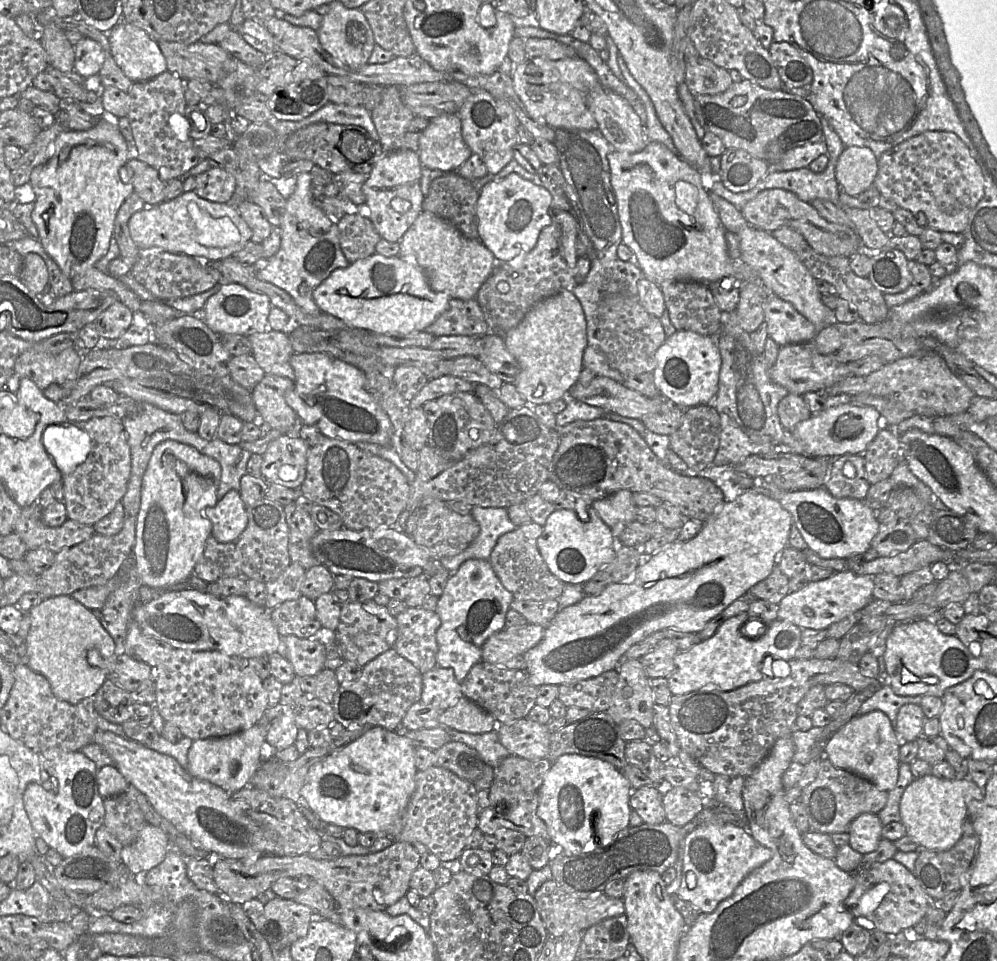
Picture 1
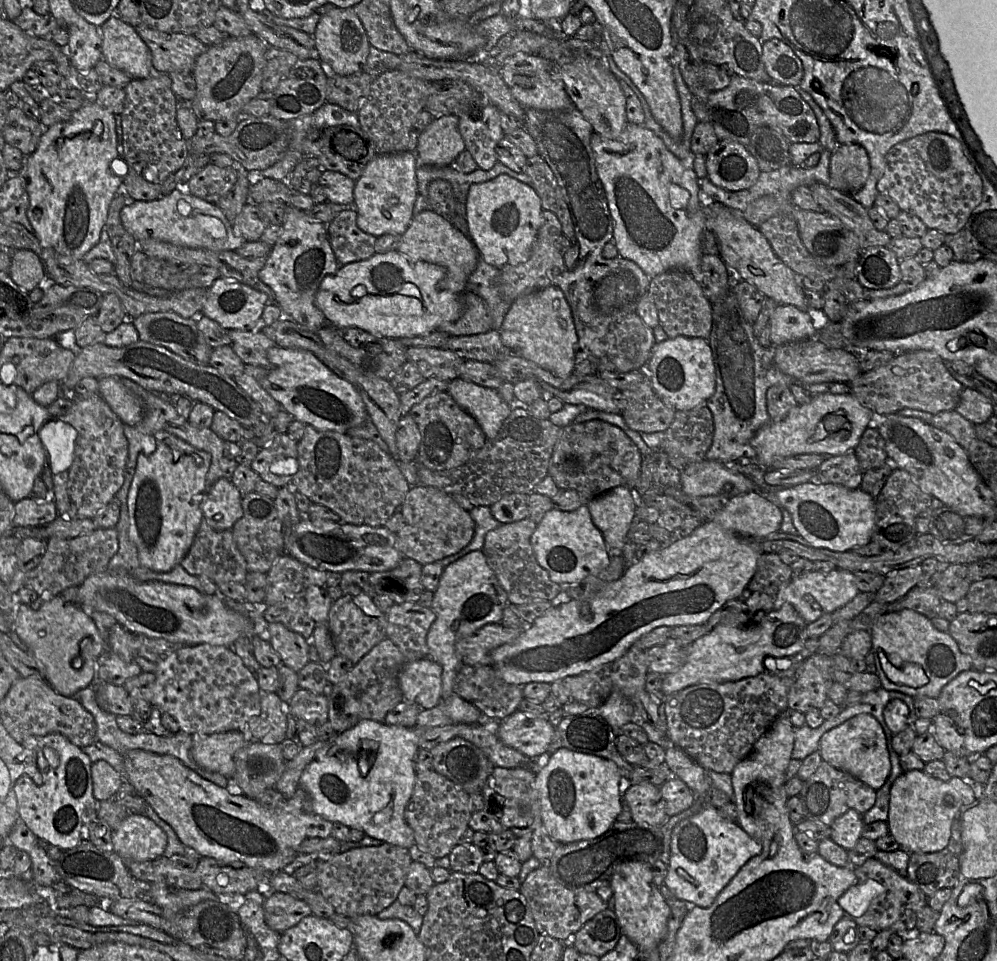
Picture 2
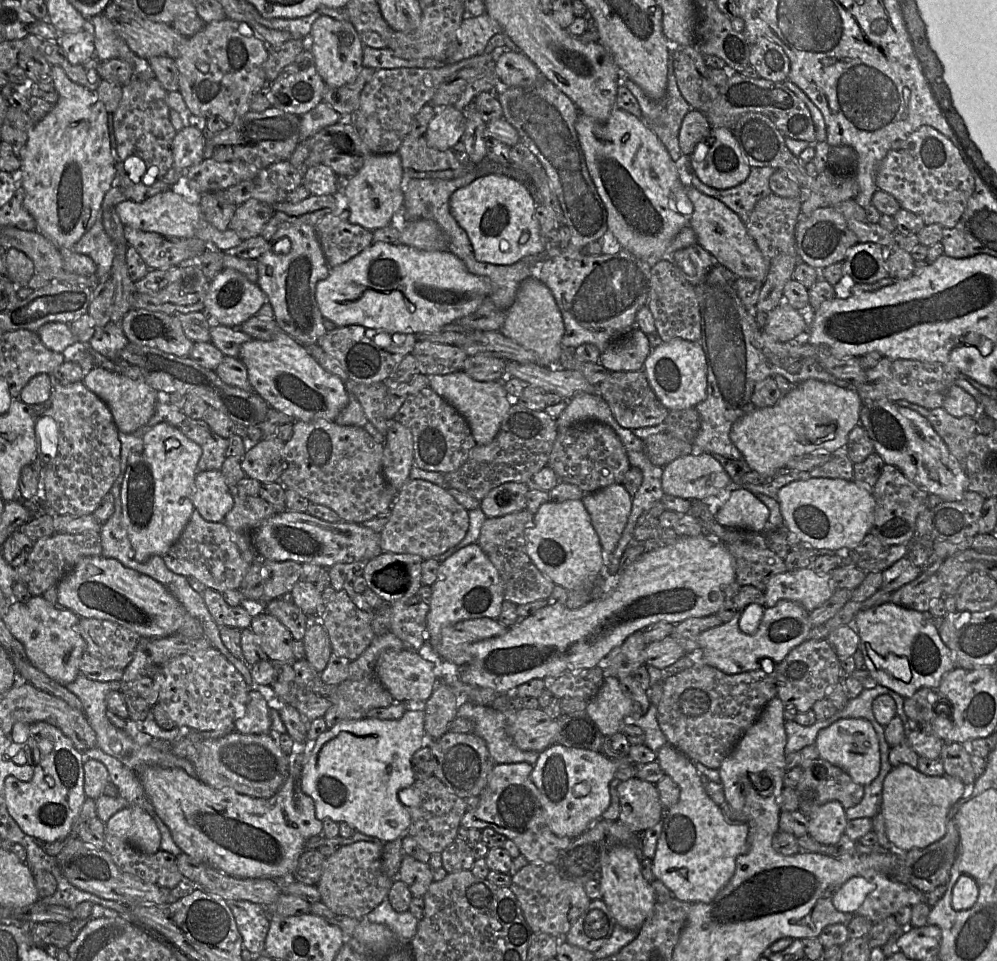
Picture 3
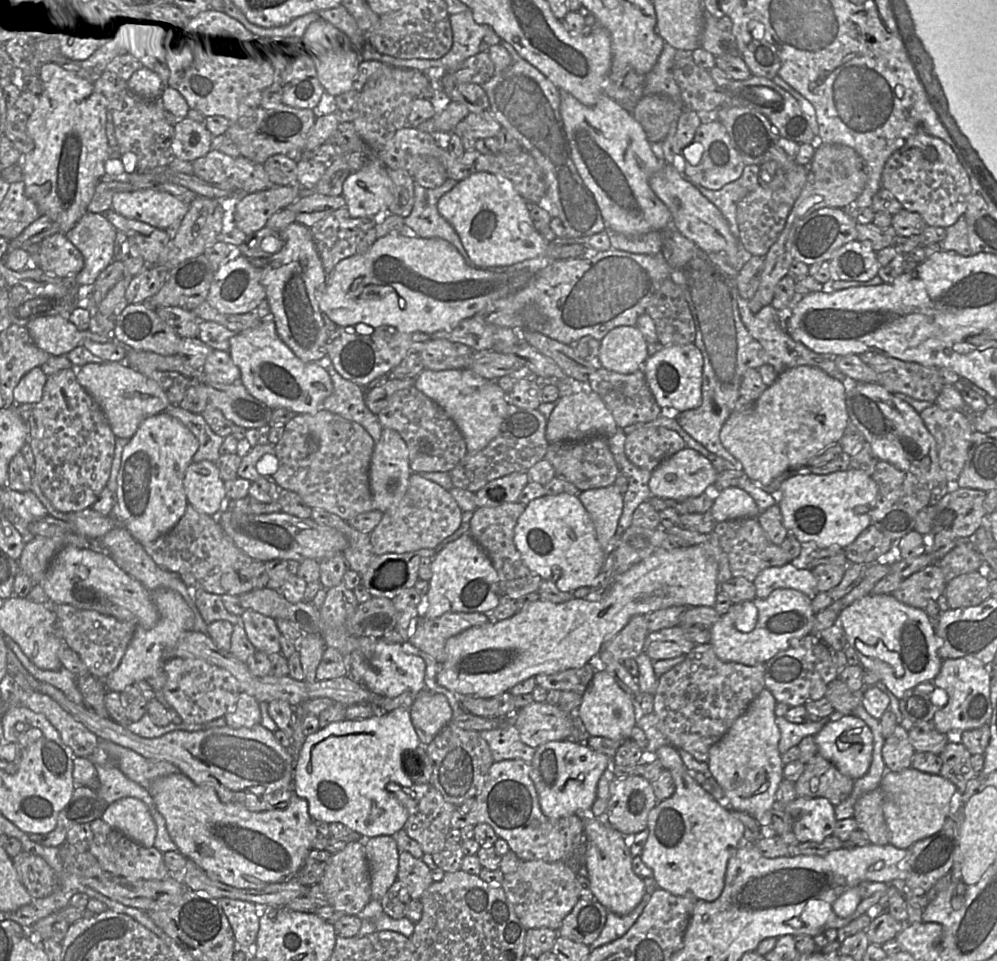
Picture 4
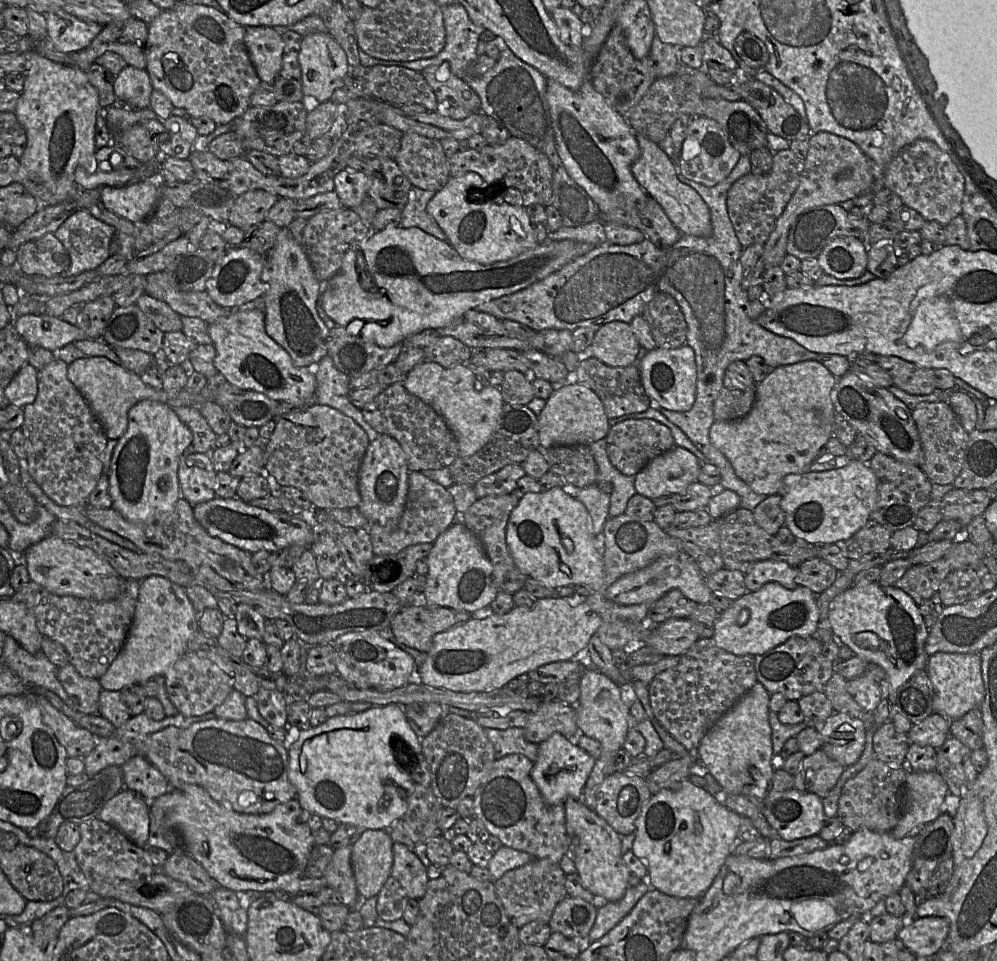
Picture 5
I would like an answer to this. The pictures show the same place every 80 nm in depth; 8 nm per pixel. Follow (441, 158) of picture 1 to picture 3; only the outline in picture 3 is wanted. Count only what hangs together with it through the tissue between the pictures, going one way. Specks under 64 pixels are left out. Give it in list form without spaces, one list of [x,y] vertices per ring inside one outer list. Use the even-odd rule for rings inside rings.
[[[453,106],[436,109],[430,121],[425,139],[430,147],[451,150],[462,139],[465,126],[464,113]]]

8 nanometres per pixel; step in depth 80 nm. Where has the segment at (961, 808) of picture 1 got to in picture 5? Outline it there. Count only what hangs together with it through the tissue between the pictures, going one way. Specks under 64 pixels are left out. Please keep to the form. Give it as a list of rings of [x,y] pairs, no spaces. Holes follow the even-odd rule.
[[[908,769],[903,812],[890,833],[896,839],[918,835],[923,826],[942,814],[942,805],[948,794],[945,780],[936,771],[915,772]]]

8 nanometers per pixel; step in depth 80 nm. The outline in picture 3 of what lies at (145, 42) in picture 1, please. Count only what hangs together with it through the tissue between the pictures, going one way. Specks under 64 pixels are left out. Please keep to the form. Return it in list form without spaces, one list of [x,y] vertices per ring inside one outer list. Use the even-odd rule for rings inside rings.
[[[103,13],[89,19],[95,29],[96,57],[100,62],[121,58],[137,66],[139,58],[120,37],[113,23]]]

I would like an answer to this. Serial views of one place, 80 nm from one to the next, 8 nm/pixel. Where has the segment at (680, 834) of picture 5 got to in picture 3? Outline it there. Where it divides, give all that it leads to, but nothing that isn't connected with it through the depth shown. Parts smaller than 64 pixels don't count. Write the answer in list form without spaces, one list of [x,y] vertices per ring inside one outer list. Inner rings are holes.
[[[670,744],[657,752],[663,772],[680,788],[679,801],[663,810],[661,834],[652,858],[652,871],[675,898],[689,903],[711,903],[736,870],[737,858],[746,852],[749,827],[730,821],[706,793],[694,762]]]

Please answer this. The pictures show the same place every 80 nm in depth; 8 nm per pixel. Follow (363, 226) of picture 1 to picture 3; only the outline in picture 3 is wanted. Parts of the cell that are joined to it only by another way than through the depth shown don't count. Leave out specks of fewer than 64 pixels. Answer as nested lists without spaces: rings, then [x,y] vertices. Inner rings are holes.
[[[340,200],[336,211],[314,226],[331,269],[349,261],[374,243],[373,231],[352,224],[349,218],[350,212],[343,209]]]

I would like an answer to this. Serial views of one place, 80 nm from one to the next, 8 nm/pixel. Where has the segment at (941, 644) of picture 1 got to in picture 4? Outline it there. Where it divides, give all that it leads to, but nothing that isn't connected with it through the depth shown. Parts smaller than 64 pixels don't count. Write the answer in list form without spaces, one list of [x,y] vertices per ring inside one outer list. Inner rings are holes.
[[[868,594],[844,608],[837,619],[843,628],[848,645],[853,648],[864,670],[878,675],[888,689],[901,699],[905,692],[918,684],[933,681],[940,671],[942,658],[938,654],[939,640],[924,609],[909,606],[892,594]]]

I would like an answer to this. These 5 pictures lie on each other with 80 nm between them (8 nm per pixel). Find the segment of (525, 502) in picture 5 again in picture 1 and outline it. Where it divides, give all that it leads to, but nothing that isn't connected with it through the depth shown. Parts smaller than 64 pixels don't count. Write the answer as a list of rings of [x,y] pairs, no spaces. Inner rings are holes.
[[[593,508],[586,509],[587,519],[581,521],[572,510],[555,510],[548,517],[537,539],[538,550],[549,571],[566,584],[583,585],[615,557],[612,529]]]

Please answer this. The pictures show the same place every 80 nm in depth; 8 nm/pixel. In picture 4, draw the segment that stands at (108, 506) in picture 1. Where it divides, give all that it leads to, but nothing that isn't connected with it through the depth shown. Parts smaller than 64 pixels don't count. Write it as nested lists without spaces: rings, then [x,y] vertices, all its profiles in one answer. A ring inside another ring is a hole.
[[[76,368],[60,370],[47,377],[41,400],[35,404],[26,422],[29,428],[31,451],[34,455],[33,475],[52,506],[63,513],[80,512],[91,508],[110,477],[116,437],[92,396],[78,383]]]

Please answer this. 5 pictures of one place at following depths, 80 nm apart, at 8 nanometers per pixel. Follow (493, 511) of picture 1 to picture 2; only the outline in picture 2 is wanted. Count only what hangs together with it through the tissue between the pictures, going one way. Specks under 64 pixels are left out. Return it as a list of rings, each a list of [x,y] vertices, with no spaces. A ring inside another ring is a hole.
[[[475,506],[471,509],[470,515],[475,521],[474,537],[462,550],[438,561],[444,568],[469,552],[482,550],[486,534],[501,525],[501,523],[493,517],[490,507],[488,506]]]

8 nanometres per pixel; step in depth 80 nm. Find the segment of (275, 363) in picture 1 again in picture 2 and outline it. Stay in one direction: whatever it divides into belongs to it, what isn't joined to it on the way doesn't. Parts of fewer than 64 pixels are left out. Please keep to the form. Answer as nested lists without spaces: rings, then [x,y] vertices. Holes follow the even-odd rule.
[[[230,330],[229,335],[231,348],[245,364],[265,369],[271,367],[267,353],[276,344],[262,331]]]

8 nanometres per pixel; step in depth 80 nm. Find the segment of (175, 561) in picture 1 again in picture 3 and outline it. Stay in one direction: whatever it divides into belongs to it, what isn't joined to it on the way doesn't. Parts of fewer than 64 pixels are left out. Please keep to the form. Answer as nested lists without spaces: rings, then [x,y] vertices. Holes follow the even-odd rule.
[[[158,423],[145,432],[142,444],[136,445],[127,460],[127,468],[121,485],[120,498],[123,527],[138,562],[145,562],[152,556],[163,556],[180,537],[194,511],[192,501],[197,464],[202,448],[187,438],[178,428]]]

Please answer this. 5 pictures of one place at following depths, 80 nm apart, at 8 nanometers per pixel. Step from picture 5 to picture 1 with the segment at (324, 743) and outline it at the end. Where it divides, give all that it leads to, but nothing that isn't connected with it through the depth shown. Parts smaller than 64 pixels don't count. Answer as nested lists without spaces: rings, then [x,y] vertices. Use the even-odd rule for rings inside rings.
[[[465,697],[442,711],[438,720],[442,727],[471,734],[493,731],[498,724],[492,715]],[[370,727],[359,738],[309,768],[300,804],[307,805],[325,823],[353,828],[359,833],[389,836],[394,841],[416,788],[415,748],[397,731]]]

